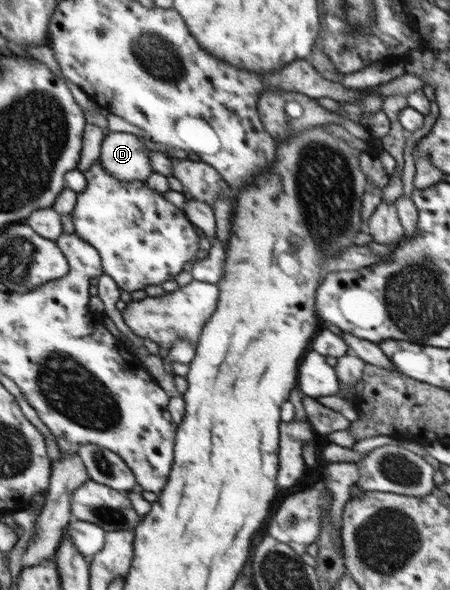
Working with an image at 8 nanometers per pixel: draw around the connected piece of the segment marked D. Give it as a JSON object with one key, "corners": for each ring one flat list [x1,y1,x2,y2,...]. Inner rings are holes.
{"corners":[[110,132,104,137,99,162,118,180,146,181,152,174,148,149,138,136,126,132]]}

